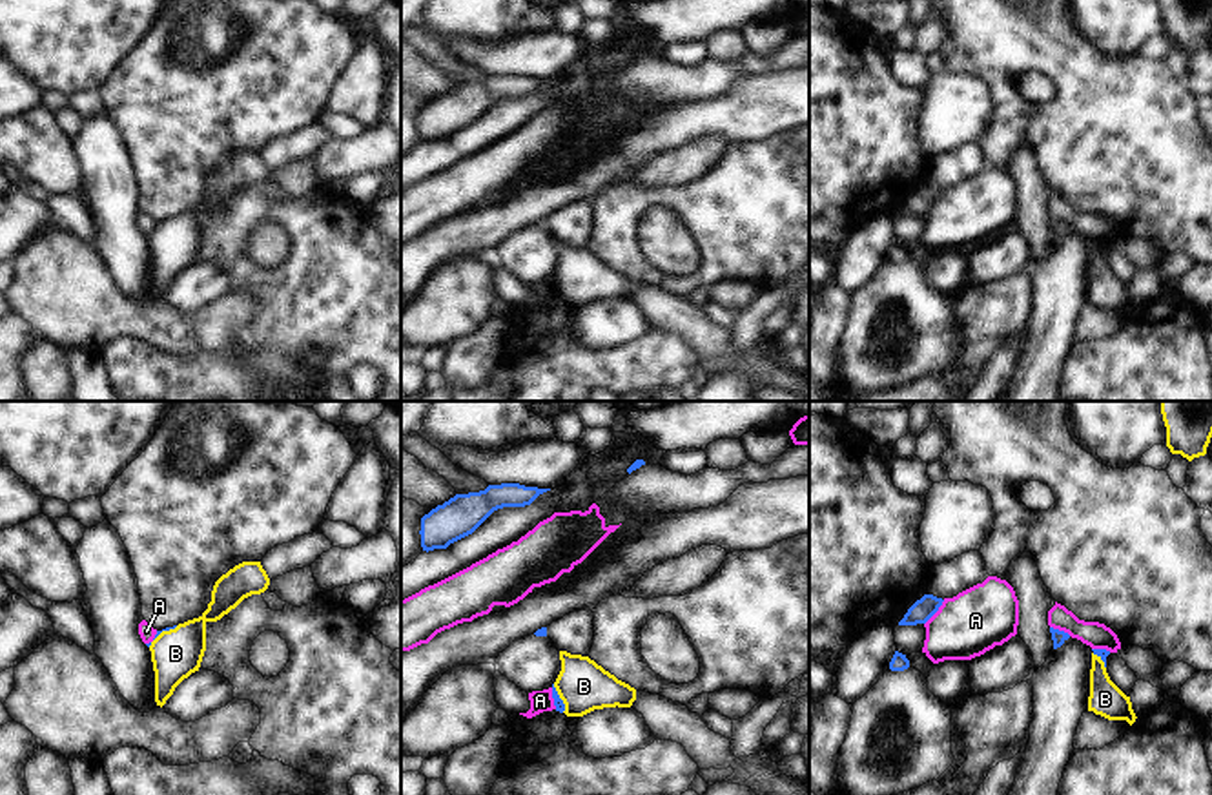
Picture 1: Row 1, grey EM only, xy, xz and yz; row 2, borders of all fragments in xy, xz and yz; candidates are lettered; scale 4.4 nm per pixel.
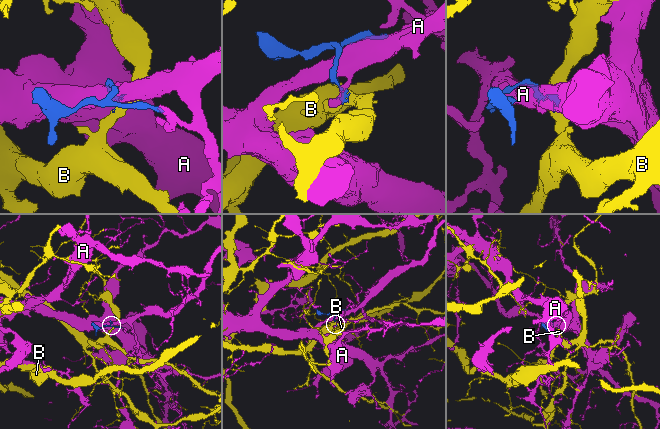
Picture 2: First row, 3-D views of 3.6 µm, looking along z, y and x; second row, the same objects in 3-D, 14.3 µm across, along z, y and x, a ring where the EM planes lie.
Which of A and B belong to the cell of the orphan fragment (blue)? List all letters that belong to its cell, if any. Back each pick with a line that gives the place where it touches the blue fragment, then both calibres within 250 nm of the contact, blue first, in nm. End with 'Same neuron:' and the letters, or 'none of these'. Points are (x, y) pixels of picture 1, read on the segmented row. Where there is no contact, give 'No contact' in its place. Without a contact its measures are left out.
B: Touches blue at xy (163, 629). Thickness 20 nm (blue) against 220 nm
Same neuron: B

